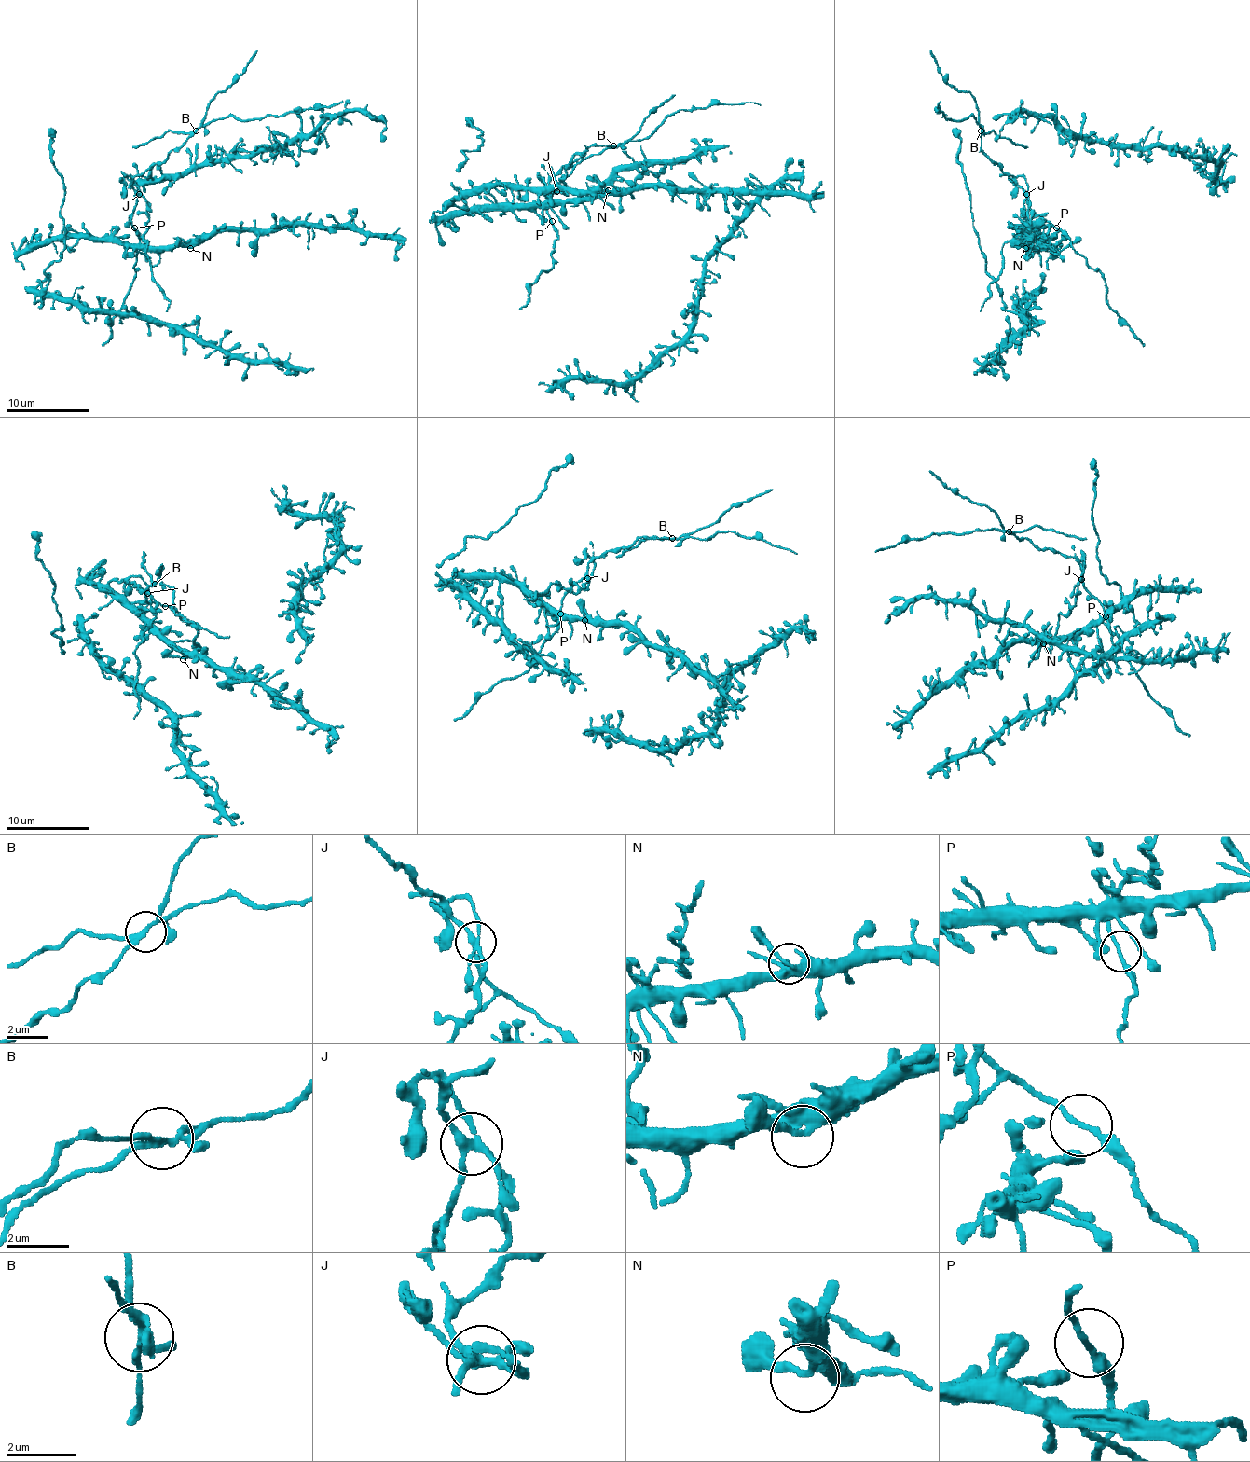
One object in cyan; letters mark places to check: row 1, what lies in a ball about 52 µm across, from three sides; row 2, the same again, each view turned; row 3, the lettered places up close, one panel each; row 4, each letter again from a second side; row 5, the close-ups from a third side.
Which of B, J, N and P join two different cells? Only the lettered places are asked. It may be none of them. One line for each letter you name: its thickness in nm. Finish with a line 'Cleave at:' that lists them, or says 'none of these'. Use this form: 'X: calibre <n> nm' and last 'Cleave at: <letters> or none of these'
B: calibre 170 nm
J: calibre 240 nm
Cleave at: B, J

